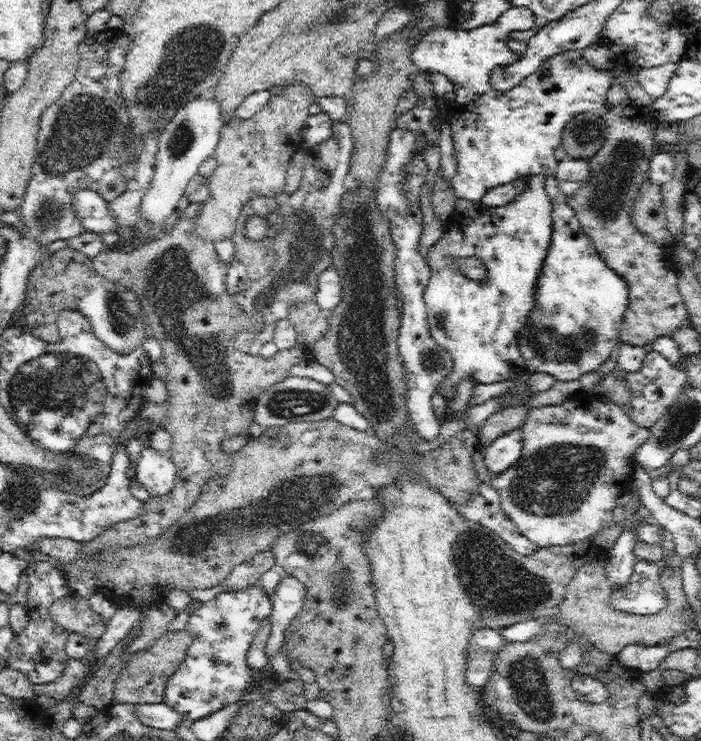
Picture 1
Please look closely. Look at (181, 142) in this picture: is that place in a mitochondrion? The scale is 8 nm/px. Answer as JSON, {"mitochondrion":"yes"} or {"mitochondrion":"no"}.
{"mitochondrion":"yes"}

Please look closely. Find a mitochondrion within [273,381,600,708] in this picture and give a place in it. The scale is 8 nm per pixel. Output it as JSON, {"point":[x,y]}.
{"point":[497,585]}

